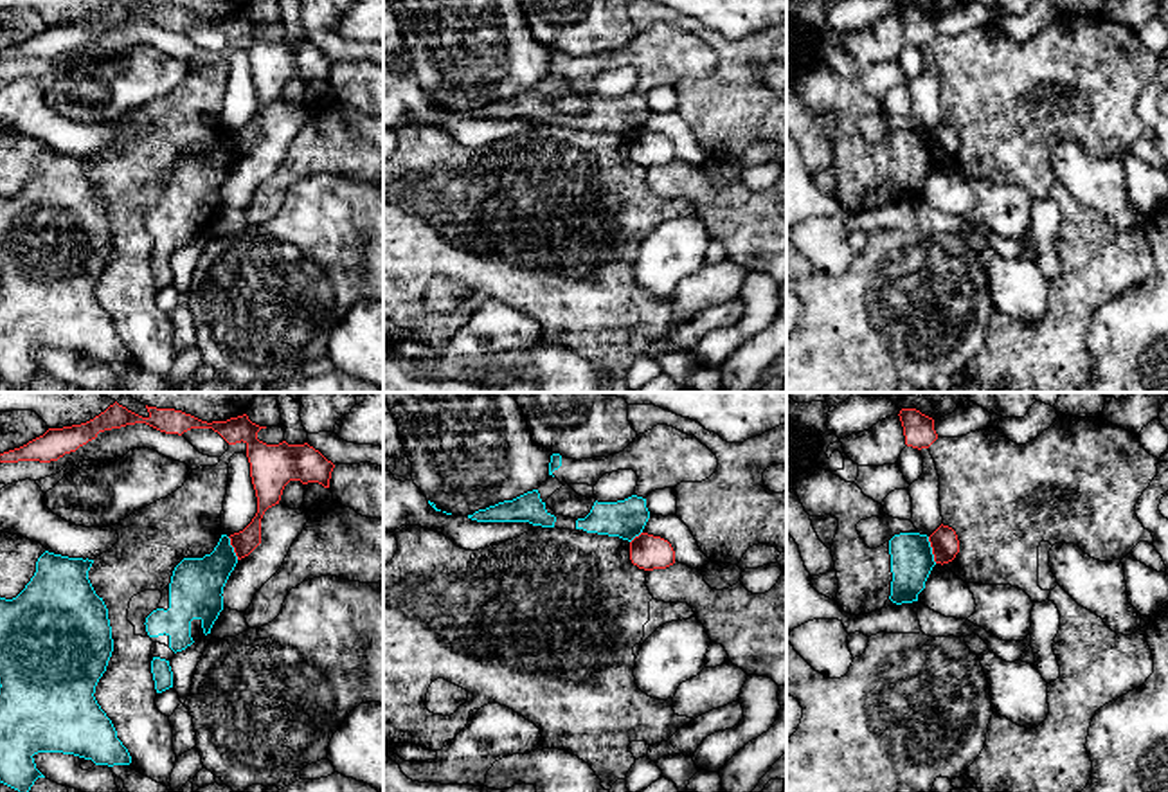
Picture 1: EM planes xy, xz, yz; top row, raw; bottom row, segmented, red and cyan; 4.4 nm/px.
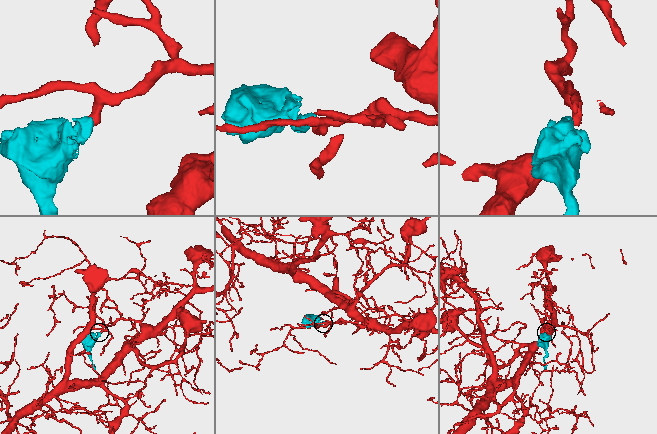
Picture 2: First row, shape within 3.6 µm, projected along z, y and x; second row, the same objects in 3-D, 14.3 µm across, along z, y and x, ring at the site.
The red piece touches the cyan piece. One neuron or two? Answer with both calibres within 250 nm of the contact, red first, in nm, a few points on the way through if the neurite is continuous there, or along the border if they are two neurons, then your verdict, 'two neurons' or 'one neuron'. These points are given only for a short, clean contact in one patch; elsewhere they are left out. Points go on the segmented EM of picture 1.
120 nm thick on the red side, 190 nm on the other; border along yz (927, 537), (936, 562); two neurons

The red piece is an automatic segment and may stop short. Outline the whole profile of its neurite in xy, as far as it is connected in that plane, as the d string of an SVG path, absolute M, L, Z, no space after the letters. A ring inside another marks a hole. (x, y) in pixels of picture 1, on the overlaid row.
M117 401L94 419L63 427L49 428L43 436L27 445L0 454L0 463L18 461L58 461L65 454L76 452L79 446L95 439L99 432L121 428L126 425L146 423L166 434L178 434L191 428L212 428L229 445L245 443L250 463L250 477L257 497L257 513L252 522L239 533L230 535L230 545L238 560L248 556L261 544L261 518L265 511L279 504L284 486L290 481L302 484L319 482L329 488L329 479L335 464L328 461L319 450L304 445L266 445L257 439L259 427L248 419L247 414L230 418L227 421L202 421L191 414L175 409L148 407L149 416L142 418Z

